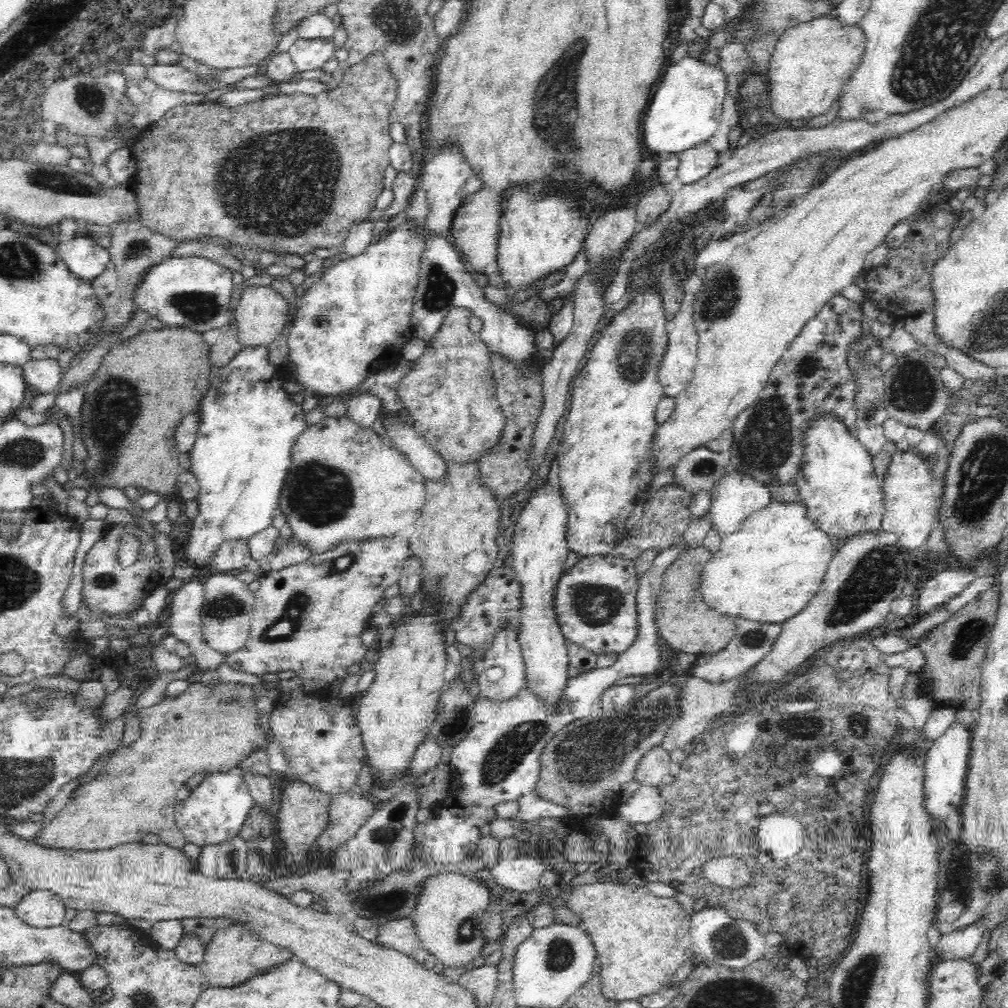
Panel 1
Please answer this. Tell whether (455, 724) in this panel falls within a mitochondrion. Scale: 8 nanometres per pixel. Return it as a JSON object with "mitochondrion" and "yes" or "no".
{"mitochondrion":"yes"}

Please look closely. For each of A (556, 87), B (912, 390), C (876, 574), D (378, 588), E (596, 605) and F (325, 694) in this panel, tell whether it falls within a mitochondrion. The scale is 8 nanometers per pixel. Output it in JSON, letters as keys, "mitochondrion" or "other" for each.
{"A":"mitochondrion","B":"mitochondrion","C":"mitochondrion","D":"other","E":"mitochondrion","F":"other"}

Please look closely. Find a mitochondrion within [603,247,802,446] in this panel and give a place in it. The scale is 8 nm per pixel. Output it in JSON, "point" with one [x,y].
{"point":[633,361]}

